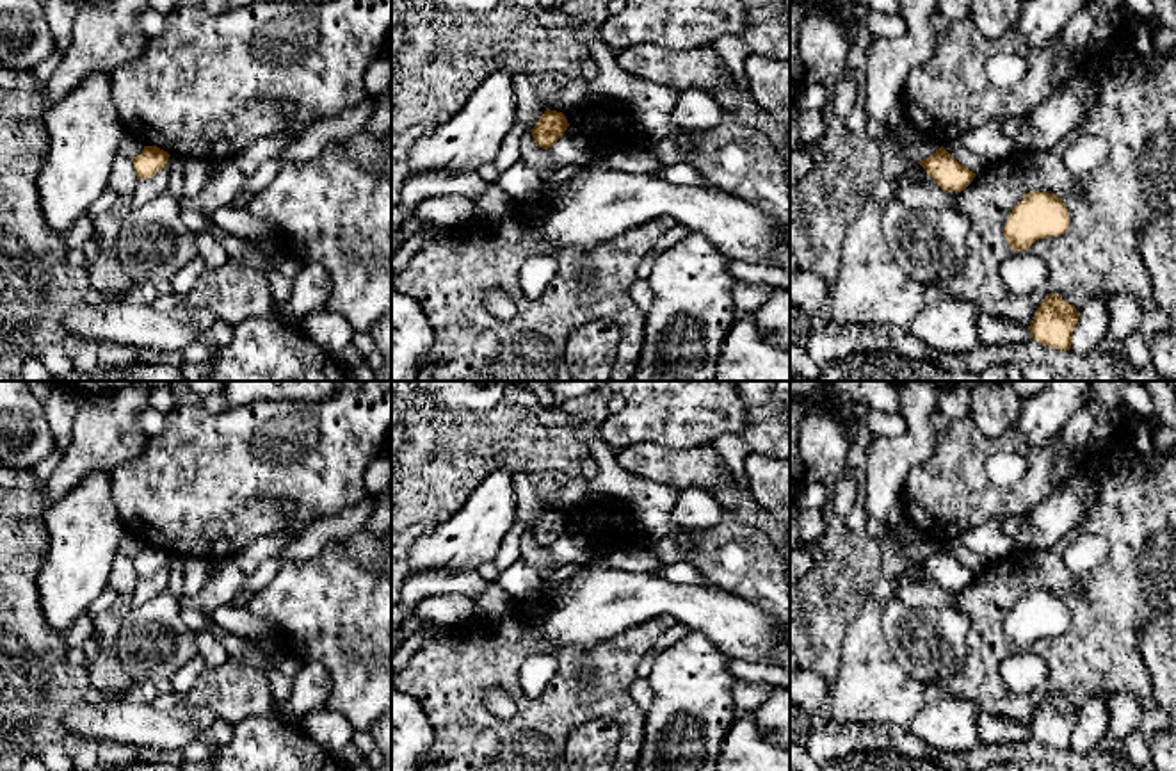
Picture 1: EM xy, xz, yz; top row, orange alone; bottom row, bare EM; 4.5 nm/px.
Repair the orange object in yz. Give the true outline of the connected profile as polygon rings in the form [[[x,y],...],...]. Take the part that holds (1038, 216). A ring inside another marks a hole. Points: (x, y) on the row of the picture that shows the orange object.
[[[1028,192],[1009,214],[1003,237],[1011,251],[1028,248],[1048,237],[1060,237],[1069,228],[1069,212],[1060,198],[1050,192]]]

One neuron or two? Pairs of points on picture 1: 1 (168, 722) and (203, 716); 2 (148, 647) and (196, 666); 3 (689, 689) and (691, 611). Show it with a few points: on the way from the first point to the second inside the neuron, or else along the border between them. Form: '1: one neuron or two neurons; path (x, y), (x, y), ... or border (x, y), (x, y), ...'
1: one neuron; path (177, 722), (194, 720)
2: two neurons; border (198, 654), (169, 679)
3: two neurons; border (691, 629), (707, 634), (726, 654)

